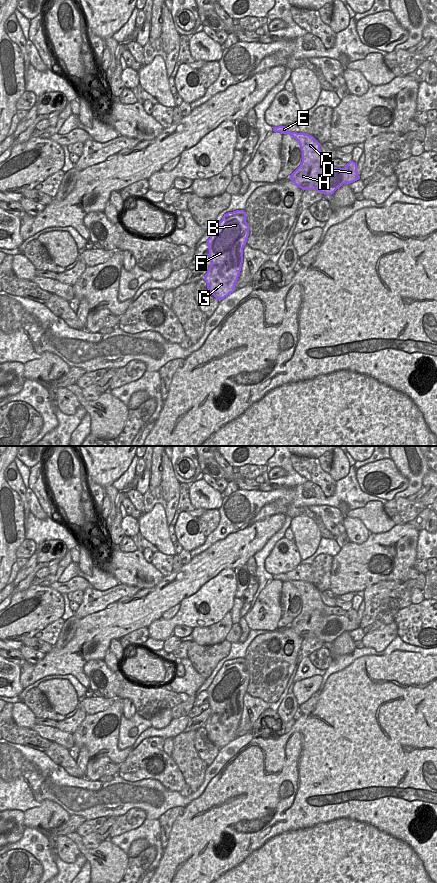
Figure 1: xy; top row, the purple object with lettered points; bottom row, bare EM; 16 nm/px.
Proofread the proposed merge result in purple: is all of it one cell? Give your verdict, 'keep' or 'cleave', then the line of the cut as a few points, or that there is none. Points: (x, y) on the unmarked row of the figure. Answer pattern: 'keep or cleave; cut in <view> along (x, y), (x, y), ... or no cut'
keep; no cut

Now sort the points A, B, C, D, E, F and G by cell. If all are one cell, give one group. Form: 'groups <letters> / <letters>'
groups A B C D E F G

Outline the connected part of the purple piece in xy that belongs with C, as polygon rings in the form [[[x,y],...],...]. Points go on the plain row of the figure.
[[[285,574],[272,575],[274,580],[289,582],[295,586],[302,599],[302,610],[289,627],[304,638],[317,638],[324,643],[332,643],[343,632],[360,627],[357,611],[350,609],[344,616],[328,615],[322,602],[320,591],[311,583],[290,580]]]

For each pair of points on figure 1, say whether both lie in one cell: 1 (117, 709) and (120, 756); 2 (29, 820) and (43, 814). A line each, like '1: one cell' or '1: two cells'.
1: one cell
2: one cell

